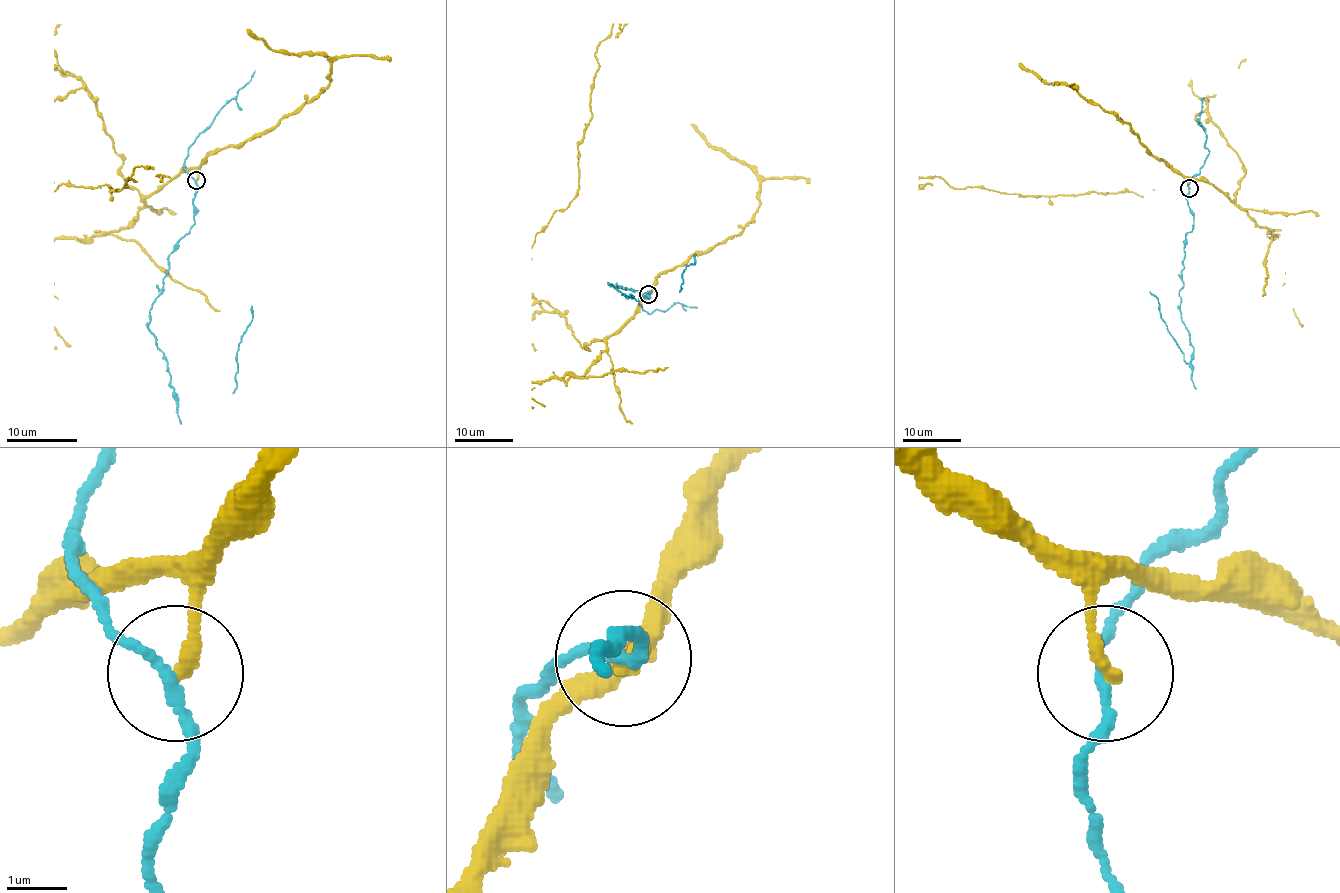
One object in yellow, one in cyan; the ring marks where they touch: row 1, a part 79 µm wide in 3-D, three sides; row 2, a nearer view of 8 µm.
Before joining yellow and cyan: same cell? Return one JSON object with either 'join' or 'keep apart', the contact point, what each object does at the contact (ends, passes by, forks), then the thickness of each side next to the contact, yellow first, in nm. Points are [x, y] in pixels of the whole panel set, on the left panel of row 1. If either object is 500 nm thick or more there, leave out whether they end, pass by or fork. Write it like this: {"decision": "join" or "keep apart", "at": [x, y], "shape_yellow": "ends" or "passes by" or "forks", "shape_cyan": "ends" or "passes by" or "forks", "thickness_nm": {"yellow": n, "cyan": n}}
{"decision": "keep apart", "at": [196, 180], "shape_yellow": "ends", "shape_cyan": "passes by", "thickness_nm": {"yellow": 240, "cyan": 160}}

